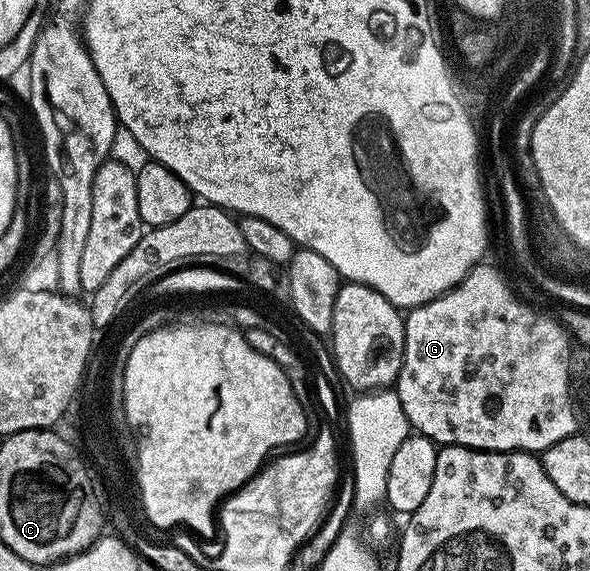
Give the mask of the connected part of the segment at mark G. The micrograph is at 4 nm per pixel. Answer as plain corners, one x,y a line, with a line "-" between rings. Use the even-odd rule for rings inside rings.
478,265
461,280
457,286
446,291
437,299
414,307
404,316
405,320
405,360
397,375
395,390
407,413
410,428
418,435
425,435
438,445
451,447
473,447
477,451
528,451
540,453
551,445
563,441
570,435
573,421
565,402
565,345
571,341
564,326
556,318
540,315
533,307
517,300
517,295
505,284
505,279
493,267

